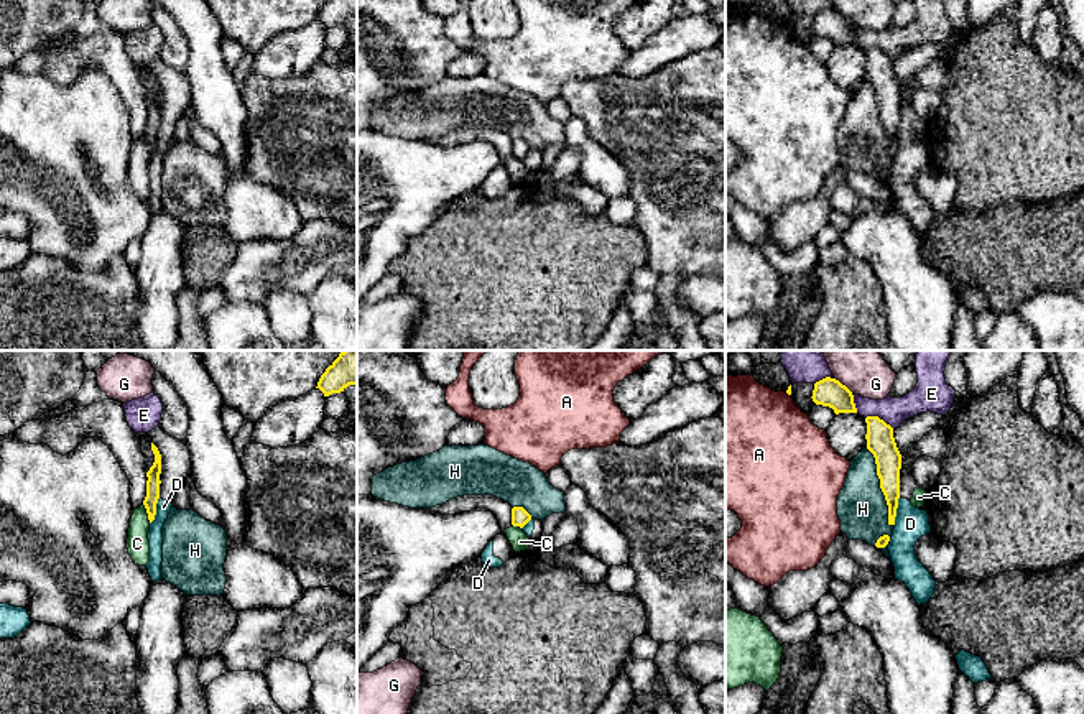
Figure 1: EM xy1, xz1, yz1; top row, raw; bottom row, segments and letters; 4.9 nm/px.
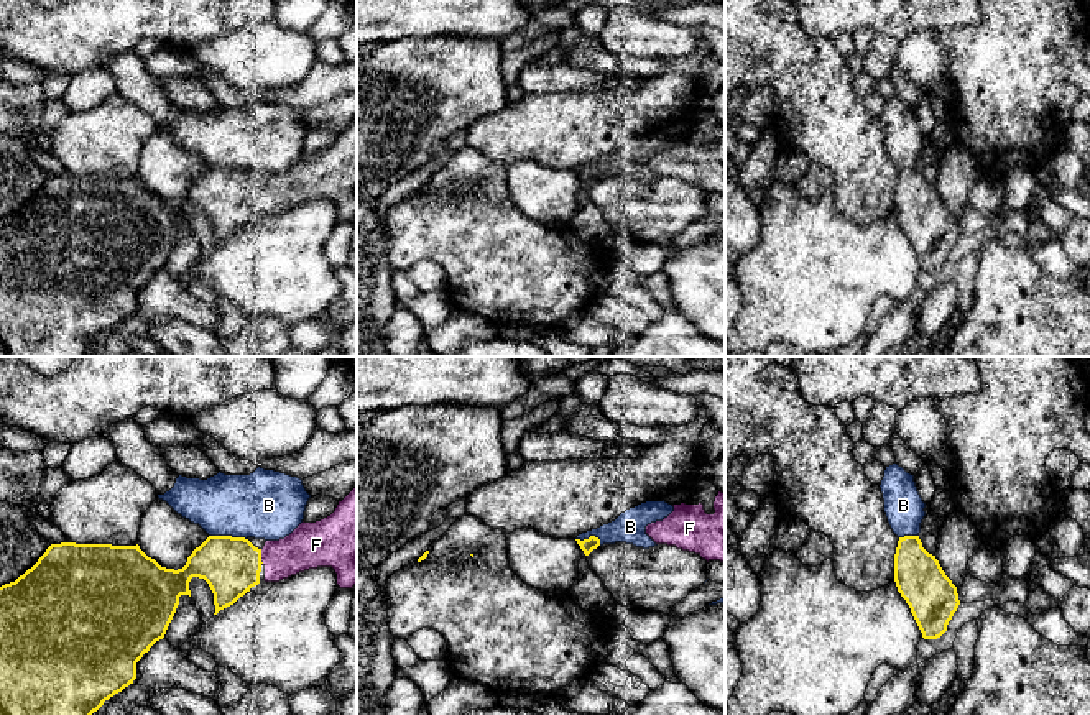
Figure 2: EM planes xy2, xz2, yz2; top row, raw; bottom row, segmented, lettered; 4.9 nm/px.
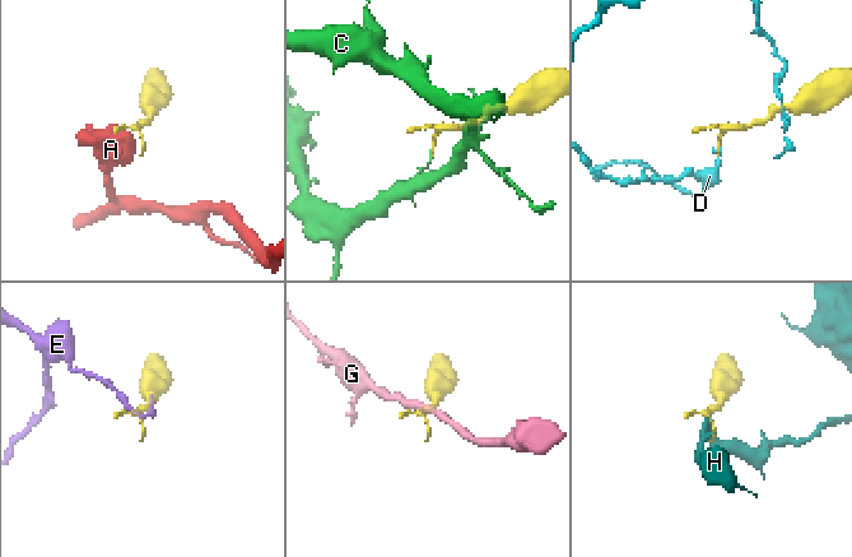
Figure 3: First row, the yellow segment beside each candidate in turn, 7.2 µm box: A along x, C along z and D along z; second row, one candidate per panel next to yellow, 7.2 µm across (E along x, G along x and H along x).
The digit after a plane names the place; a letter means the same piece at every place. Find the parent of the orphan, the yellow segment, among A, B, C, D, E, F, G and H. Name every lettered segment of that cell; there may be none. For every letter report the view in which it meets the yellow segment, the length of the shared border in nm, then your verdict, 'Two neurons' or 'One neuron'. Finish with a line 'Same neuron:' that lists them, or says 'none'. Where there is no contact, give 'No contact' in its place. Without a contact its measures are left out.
A: Touches yellow in yz1. Shared border 30 nm. Two neurons
B: Touches yellow in xy2. Shared border 190 nm. Two neurons
C: Touches yellow in xy1. Shared border 100 nm. Two neurons
D: Touches yellow in yz1. Shared border 140 nm. Two neurons
E: Touches yellow in yz1. Shared border 160 nm. Two neurons
F: Touches yellow in xy2. Shared border 70 nm. One neuron
G: Touches yellow in yz1. Shared border 120 nm. Two neurons
H: Touches yellow in yz1. Shared border 420 nm. Two neurons
Same neuron: F

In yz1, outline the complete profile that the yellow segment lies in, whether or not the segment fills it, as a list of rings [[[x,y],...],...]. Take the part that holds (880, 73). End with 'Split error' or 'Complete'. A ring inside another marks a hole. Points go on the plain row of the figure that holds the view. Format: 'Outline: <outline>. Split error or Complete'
Outline: [[[867,48],[867,81],[873,86],[880,120],[888,137],[888,156],[895,156],[900,130],[901,86],[893,69],[893,59],[878,48]]]. Complete

